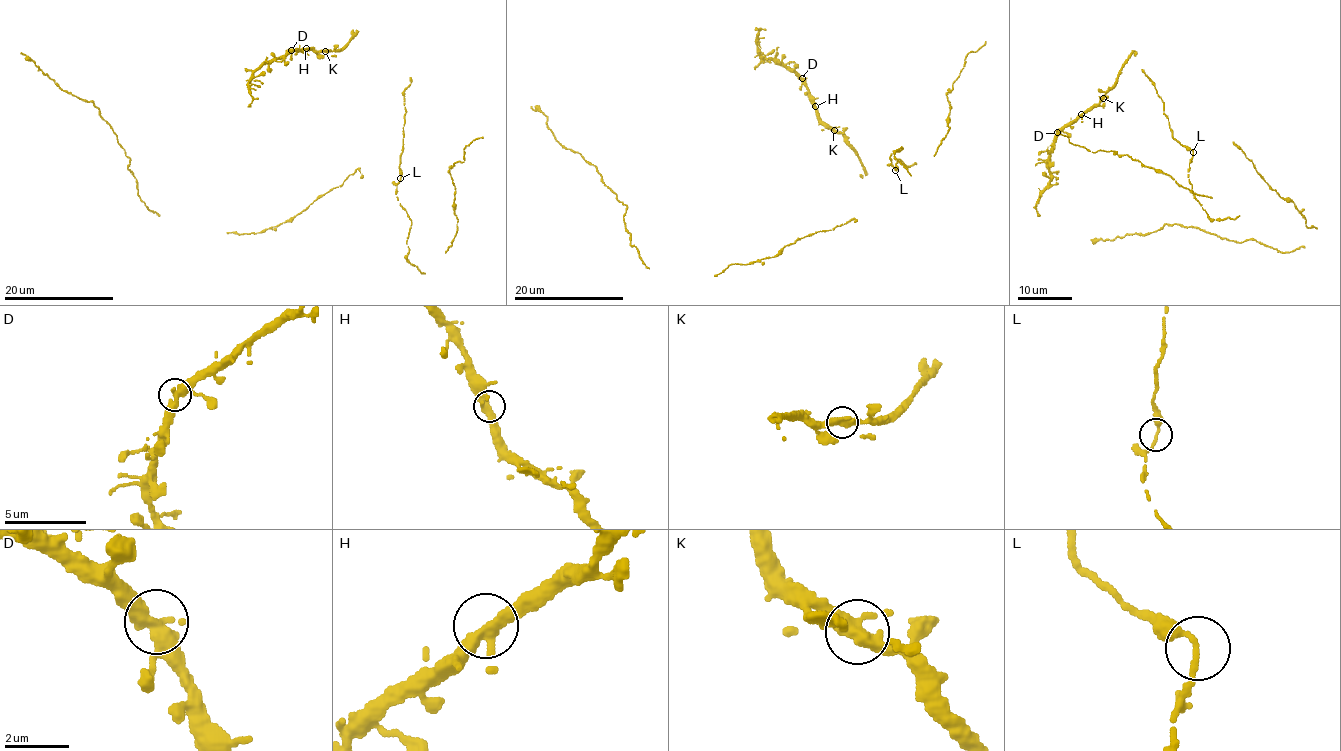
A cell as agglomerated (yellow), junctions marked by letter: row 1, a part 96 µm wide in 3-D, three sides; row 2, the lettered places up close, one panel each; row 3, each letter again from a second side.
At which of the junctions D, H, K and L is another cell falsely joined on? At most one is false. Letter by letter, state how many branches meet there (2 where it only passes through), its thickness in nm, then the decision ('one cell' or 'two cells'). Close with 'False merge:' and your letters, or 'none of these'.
D: 3 | 360 nm | one cell
H: 2 | 400 nm | one cell
K: 3 | 340 nm | one cell
L: 2 | 200 nm | one cell
False merge: none of these

